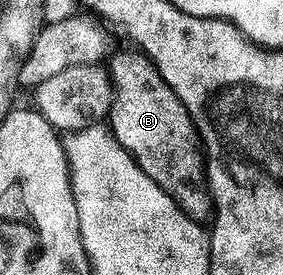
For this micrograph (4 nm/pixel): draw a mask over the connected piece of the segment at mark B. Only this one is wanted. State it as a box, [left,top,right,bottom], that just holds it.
[107,49,211,221]

